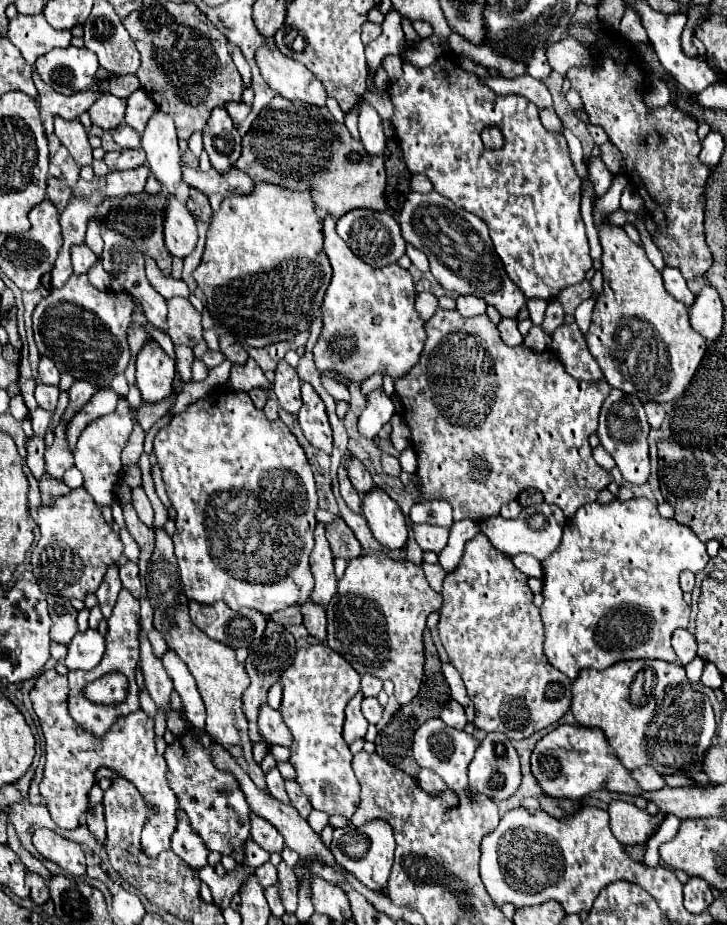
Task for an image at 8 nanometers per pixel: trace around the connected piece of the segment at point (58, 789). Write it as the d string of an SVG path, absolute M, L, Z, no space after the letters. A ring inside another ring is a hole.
M46 670L34 682L30 690L33 710L40 718L40 726L46 738L46 766L44 778L40 782L40 794L50 810L52 820L60 828L78 828L80 818L88 810L88 792L96 784L96 770L100 766L118 770L120 776L134 782L136 788L146 796L148 802L156 802L156 814L150 816L152 824L144 824L142 850L148 858L158 858L160 852L170 848L170 836L176 824L176 794L166 778L168 766L164 756L156 752L154 744L154 720L150 720L142 710L126 718L120 718L104 736L104 740L94 738L90 732L82 730L68 714L68 678L60 676L56 670Z

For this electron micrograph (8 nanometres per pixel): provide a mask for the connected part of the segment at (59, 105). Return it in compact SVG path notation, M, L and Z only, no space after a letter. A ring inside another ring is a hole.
M34 74L34 82L38 86L38 92L40 92L40 106L48 108L54 116L62 116L66 120L74 120L78 118L82 112L86 112L94 102L96 98L102 94L100 88L94 84L90 86L86 92L78 92L78 94L72 94L72 96L64 96L64 94L58 94L56 90L52 90L48 84L44 84L38 74Z

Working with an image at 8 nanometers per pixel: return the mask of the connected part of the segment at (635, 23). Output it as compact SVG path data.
M628 10L624 12L624 18L622 18L622 24L620 24L620 34L624 38L628 38L630 42L636 42L636 44L648 44L648 36L646 36L646 30L642 28L640 20L638 20L638 14L634 10Z

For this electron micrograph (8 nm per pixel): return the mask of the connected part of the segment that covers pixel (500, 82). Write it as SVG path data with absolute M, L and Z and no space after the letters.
M528 74L518 78L504 79L492 75L479 76L482 83L488 86L496 94L518 94L528 98L539 110L553 105L552 96L543 81L536 80Z

